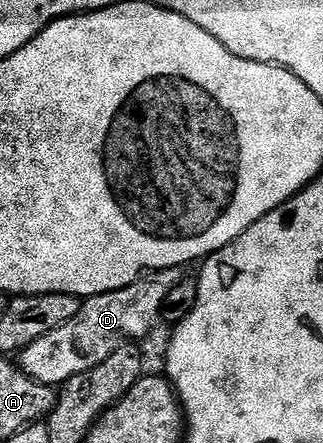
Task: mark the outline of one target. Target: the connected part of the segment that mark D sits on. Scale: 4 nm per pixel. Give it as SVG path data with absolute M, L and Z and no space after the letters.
M177 267L164 271L150 272L131 283L125 289L117 289L113 293L101 293L92 299L82 300L77 317L73 321L65 321L65 325L57 325L53 333L45 333L45 337L37 337L33 345L18 352L17 362L23 372L33 377L46 387L58 388L69 381L69 377L77 377L77 373L85 373L97 365L101 365L117 348L125 343L140 341L160 322L163 314L163 302L173 289L185 278L184 272Z

